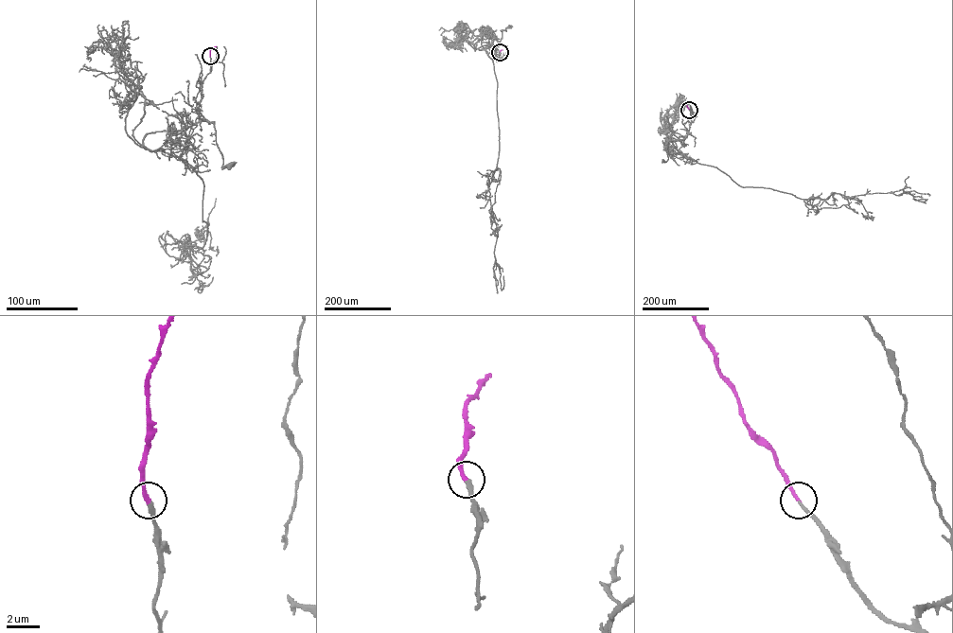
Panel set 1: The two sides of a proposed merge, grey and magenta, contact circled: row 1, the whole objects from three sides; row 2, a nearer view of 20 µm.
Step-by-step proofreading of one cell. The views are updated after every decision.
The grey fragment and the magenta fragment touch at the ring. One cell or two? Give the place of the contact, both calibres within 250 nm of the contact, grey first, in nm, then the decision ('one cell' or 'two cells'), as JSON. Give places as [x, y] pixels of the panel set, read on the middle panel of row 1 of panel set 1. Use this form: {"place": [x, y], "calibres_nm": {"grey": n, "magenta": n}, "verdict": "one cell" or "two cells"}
{"place": [500, 52], "calibres_nm": {"grey": 200, "magenta": 240}, "verdict": "one cell"}

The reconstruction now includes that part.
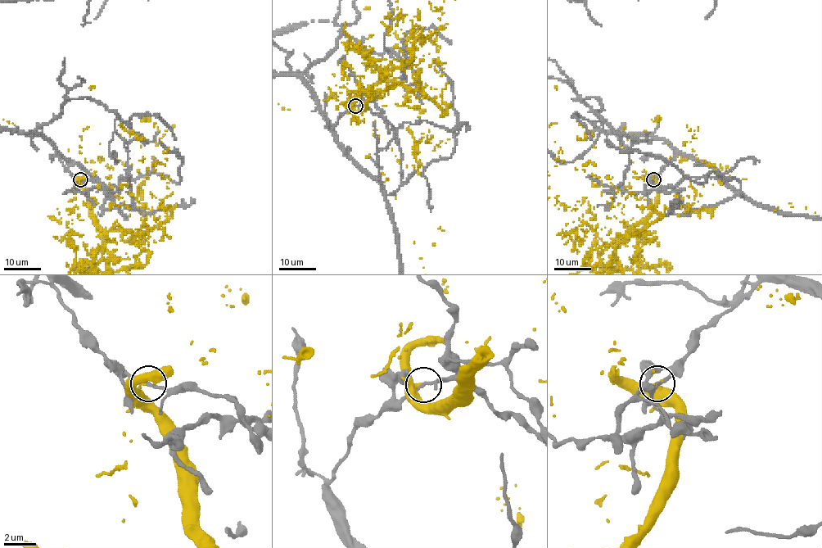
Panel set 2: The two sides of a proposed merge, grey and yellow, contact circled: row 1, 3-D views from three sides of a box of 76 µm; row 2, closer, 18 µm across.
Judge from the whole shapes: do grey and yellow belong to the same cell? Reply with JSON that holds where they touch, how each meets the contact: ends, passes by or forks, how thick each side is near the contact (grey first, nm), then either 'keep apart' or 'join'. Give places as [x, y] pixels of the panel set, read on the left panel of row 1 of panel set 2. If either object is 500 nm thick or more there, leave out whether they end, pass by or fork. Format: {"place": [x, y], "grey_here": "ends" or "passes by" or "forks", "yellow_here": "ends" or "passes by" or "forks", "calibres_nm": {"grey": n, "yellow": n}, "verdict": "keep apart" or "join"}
{"place": [80, 179], "grey_here": "passes by", "yellow_here": "ends", "calibres_nm": {"grey": 200, "yellow": 320}, "verdict": "keep apart"}

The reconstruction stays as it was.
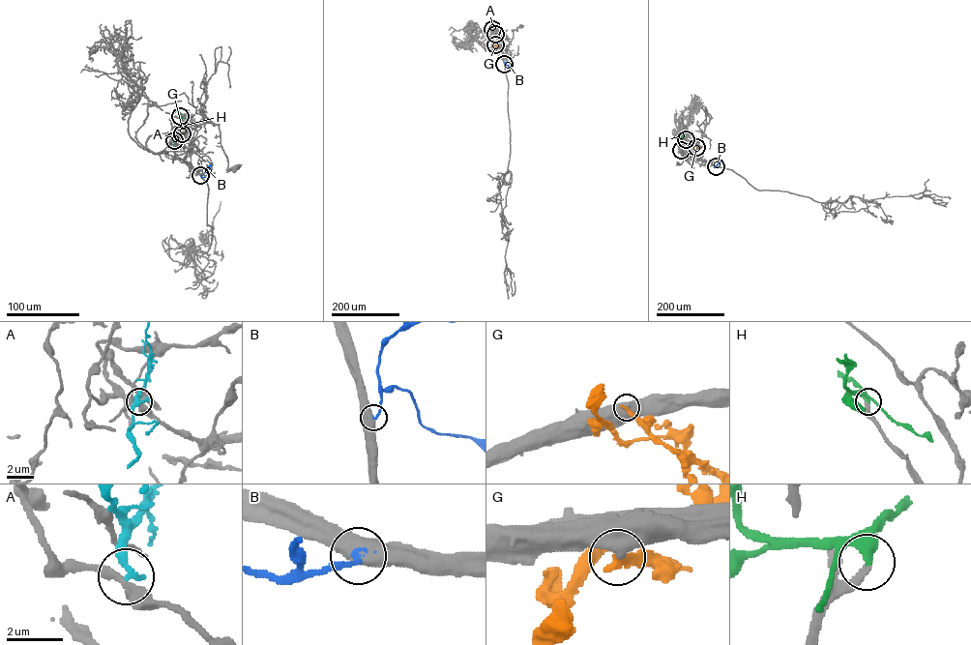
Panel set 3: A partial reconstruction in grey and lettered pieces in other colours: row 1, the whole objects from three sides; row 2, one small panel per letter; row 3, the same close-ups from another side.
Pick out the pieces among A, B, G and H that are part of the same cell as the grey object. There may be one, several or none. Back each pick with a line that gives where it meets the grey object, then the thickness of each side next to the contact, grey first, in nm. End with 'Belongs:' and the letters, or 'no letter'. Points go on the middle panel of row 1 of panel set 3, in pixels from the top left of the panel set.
B: meets grey at (504, 64); 600 nm thick on the grey side, 200 nm on the other
H: meets grey at (495, 34); 280 nm thick on the grey side, 400 nm on the other
Belongs: B, H

